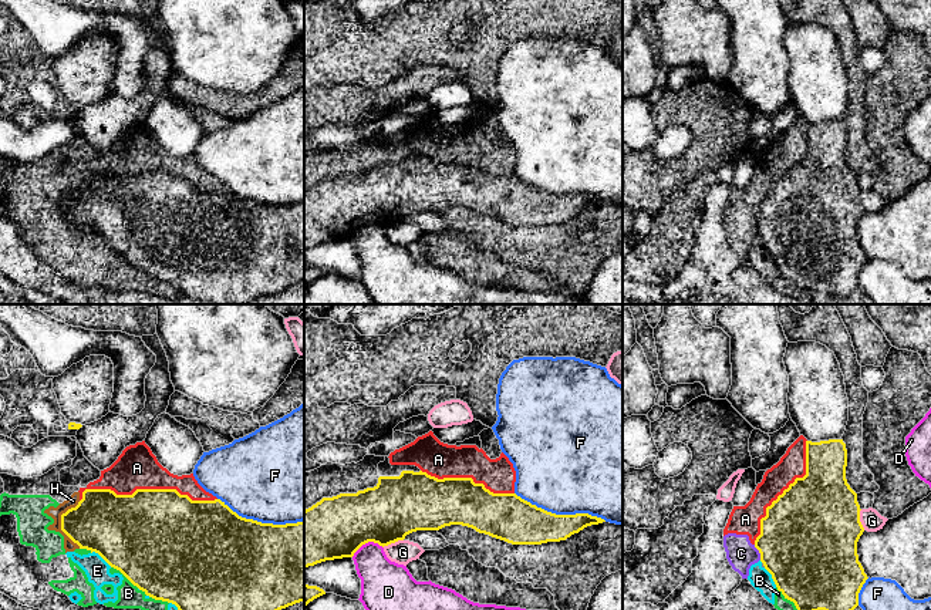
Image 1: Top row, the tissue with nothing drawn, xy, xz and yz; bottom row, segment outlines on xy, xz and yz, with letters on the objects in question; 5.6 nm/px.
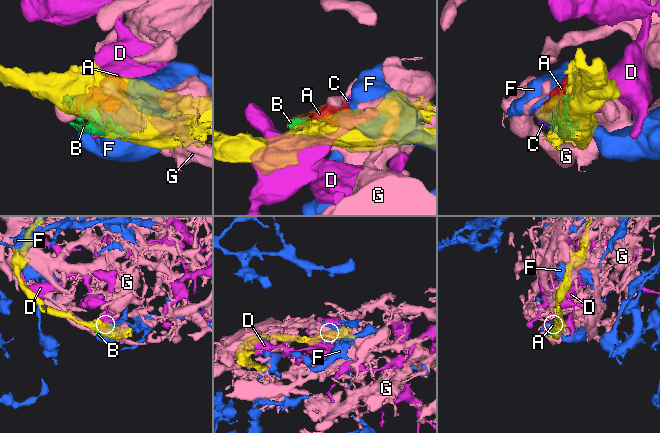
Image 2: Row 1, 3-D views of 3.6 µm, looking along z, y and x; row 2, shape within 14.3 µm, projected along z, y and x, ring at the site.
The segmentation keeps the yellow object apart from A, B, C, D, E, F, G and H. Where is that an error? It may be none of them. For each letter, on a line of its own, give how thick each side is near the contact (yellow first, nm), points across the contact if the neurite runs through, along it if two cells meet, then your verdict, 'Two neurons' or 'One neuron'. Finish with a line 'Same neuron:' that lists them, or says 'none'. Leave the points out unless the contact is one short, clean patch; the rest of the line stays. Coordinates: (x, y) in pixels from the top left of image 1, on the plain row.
A: Thickness 500 nm (yellow) against 240 nm. Two neurons
B: Thickness 500 nm (yellow) against 130 nm. Two neurons
C: Thickness 500 nm (yellow) against 170 nm. Two neurons
D: Thickness 340 nm (yellow) against 260 nm. Two neurons
E: Thickness 460 nm (yellow) against 140 nm. Two neurons
F: Thickness 260 nm (yellow) against 500 nm. Two neurons
G: Thickness 500 nm (yellow) against 120 nm. Two neurons
H: Thickness 360 nm (yellow) against 70 nm. Boundary: xy (78, 182), (61, 196), (61, 211), (80, 229). Two neurons
Same neuron: none

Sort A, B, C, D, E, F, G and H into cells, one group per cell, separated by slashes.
A B C E H / D / F / G

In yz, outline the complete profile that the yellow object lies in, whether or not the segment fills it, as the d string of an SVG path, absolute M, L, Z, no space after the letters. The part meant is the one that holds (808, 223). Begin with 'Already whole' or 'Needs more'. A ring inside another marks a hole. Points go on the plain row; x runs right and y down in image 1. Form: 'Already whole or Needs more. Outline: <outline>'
Already whole. Outline: M843 121L820 124L806 122L806 156L796 159L770 188L766 198L760 200L760 216L755 229L760 235L760 243L772 256L777 272L785 280L795 284L799 296L810 296L824 291L832 297L846 297L859 287L859 274L868 260L857 236L857 223L864 213L860 203L860 186L857 175L846 161L847 131Z

